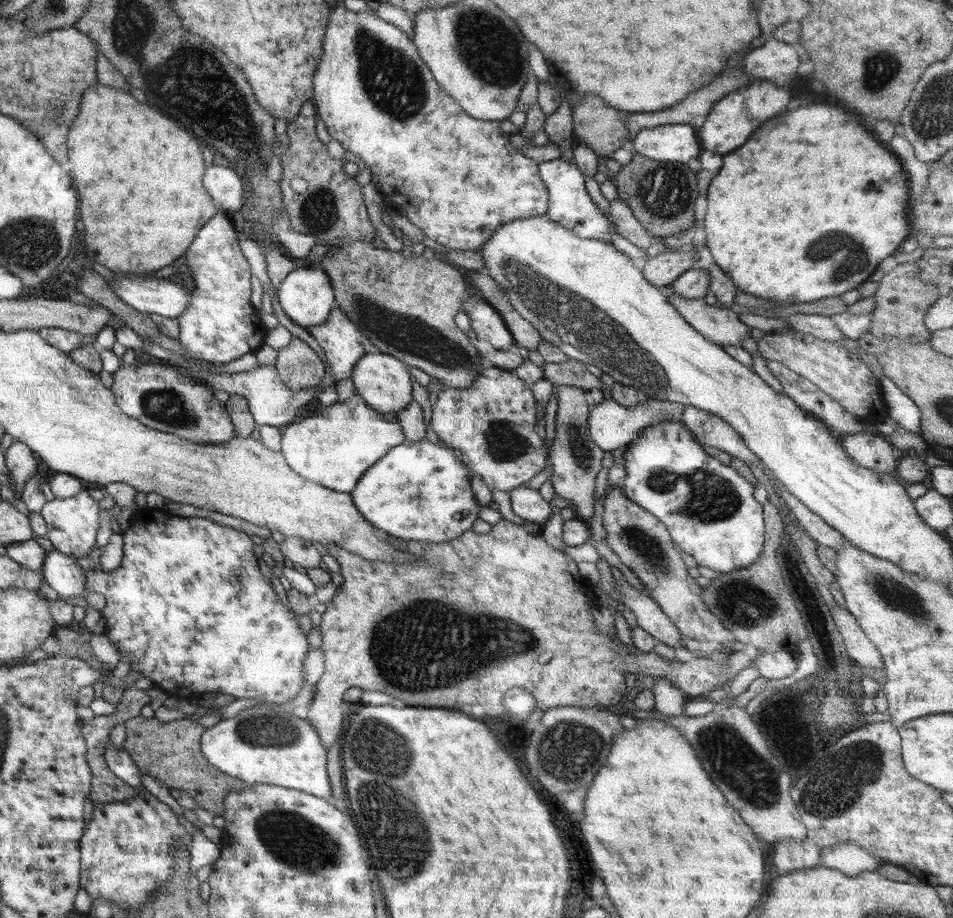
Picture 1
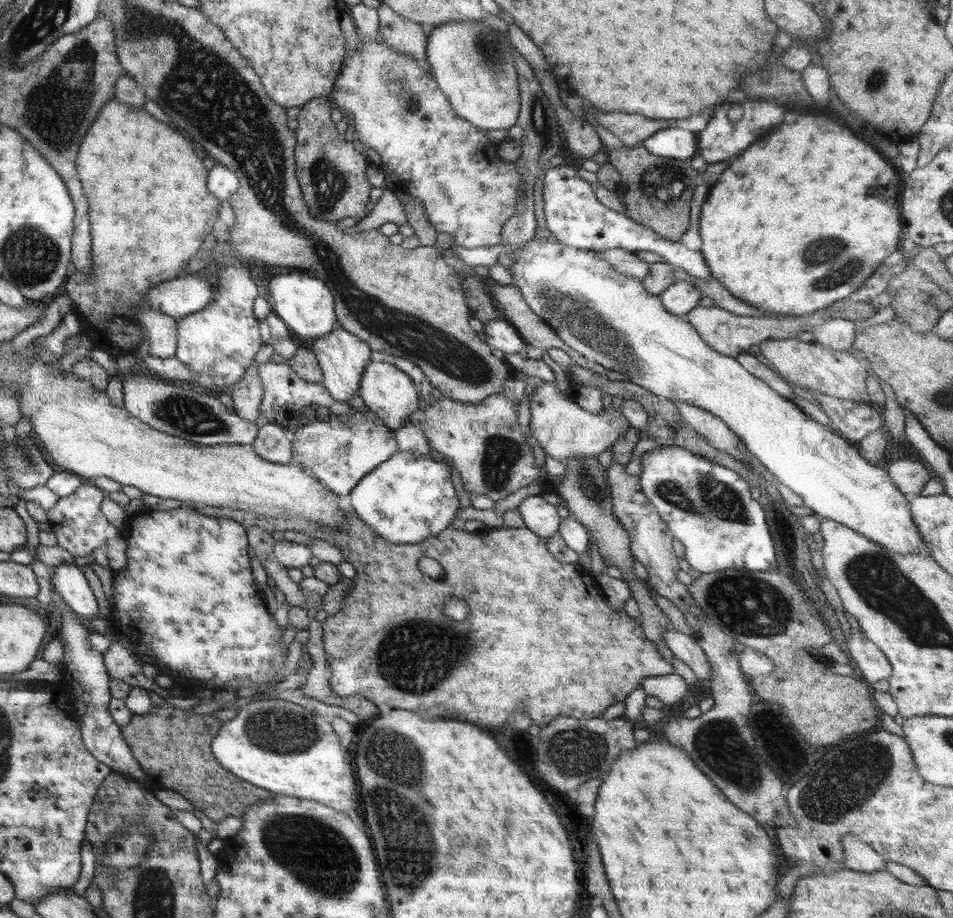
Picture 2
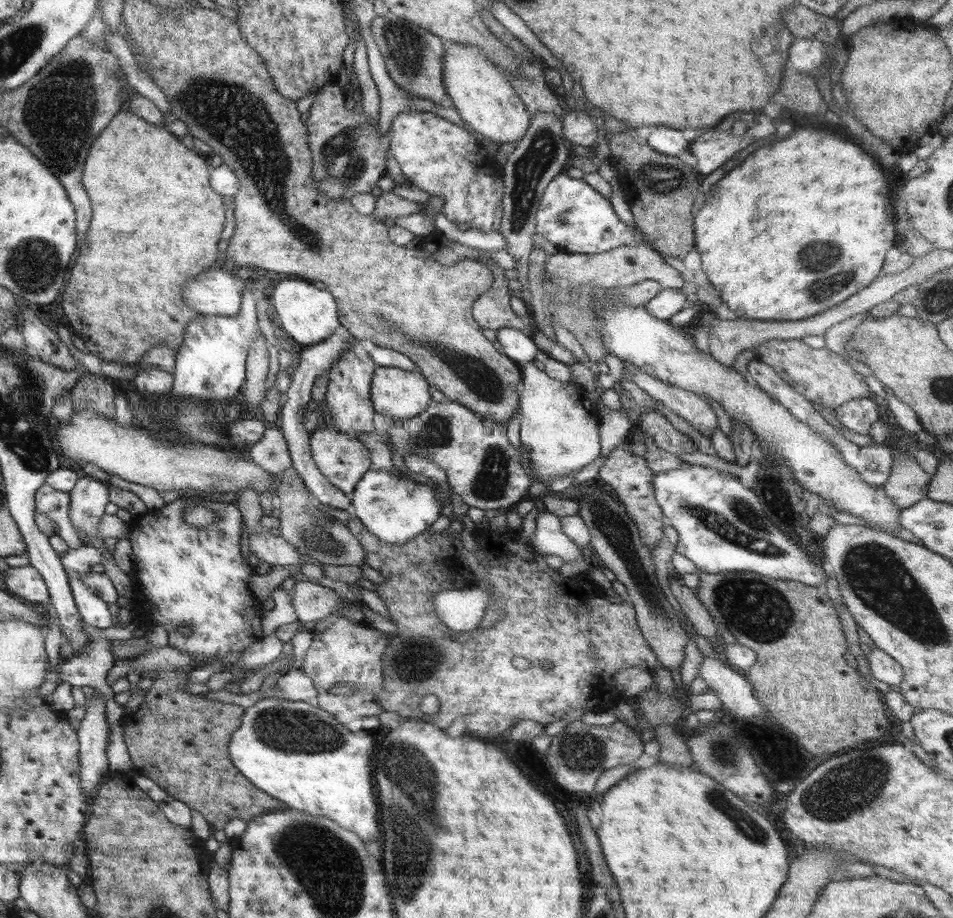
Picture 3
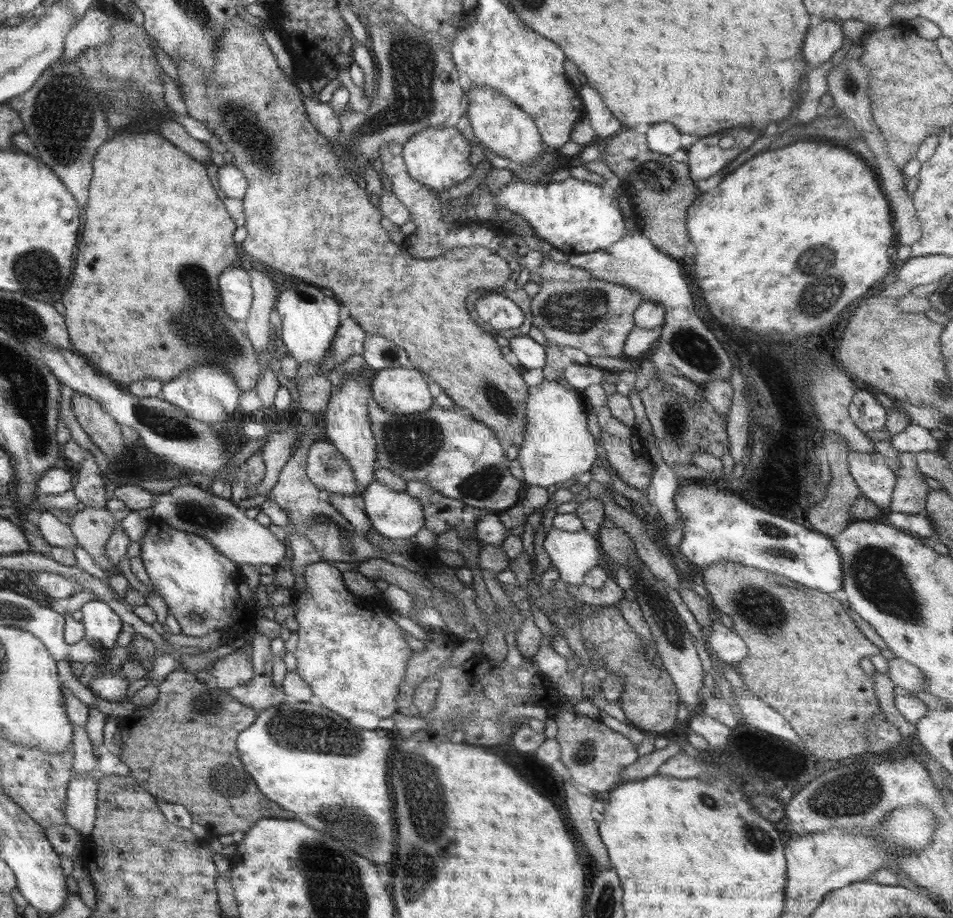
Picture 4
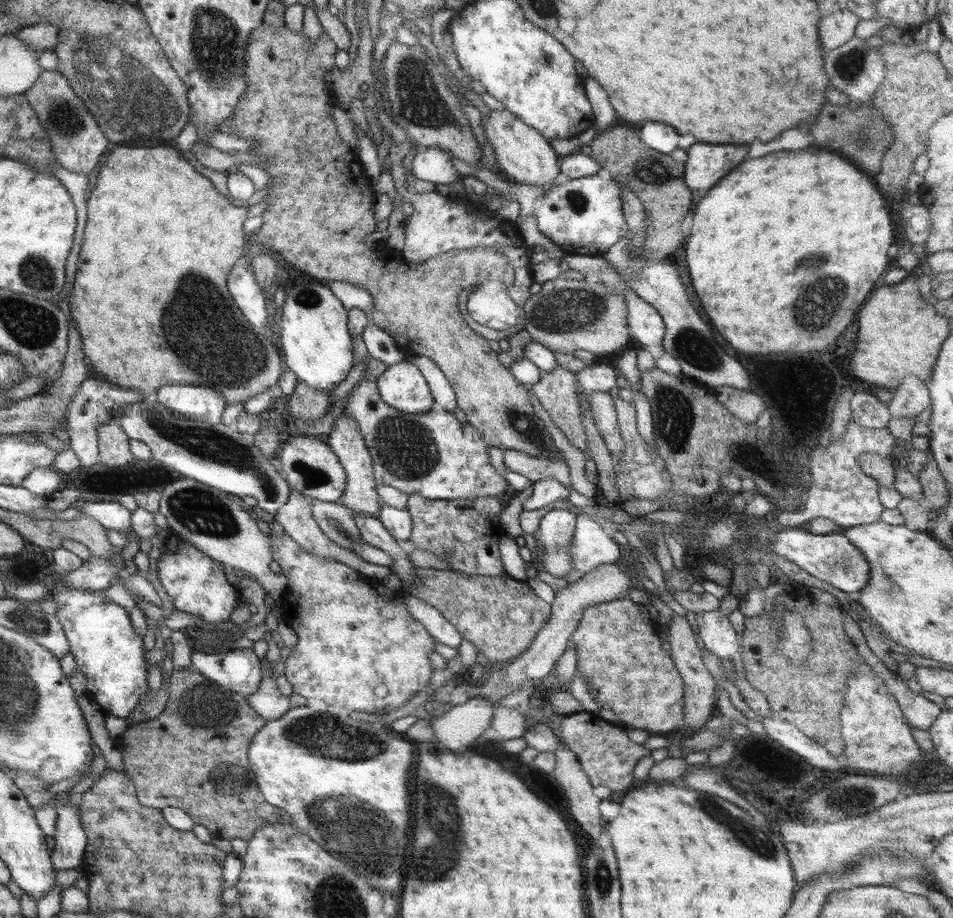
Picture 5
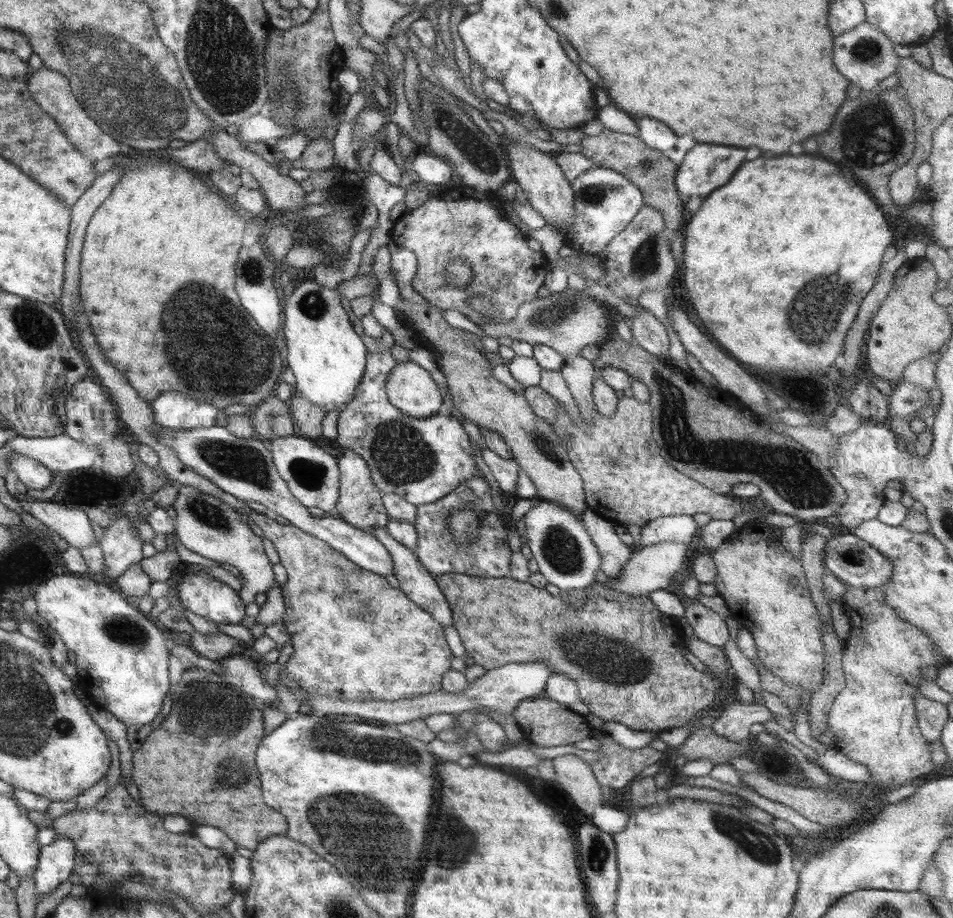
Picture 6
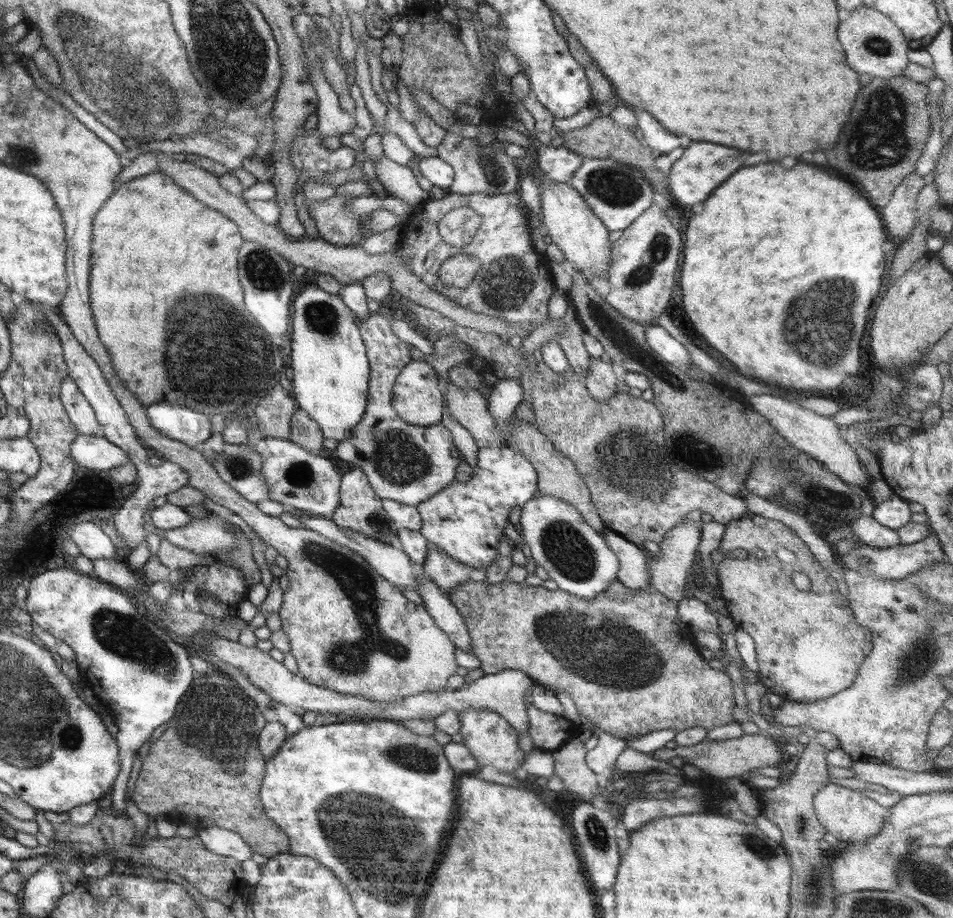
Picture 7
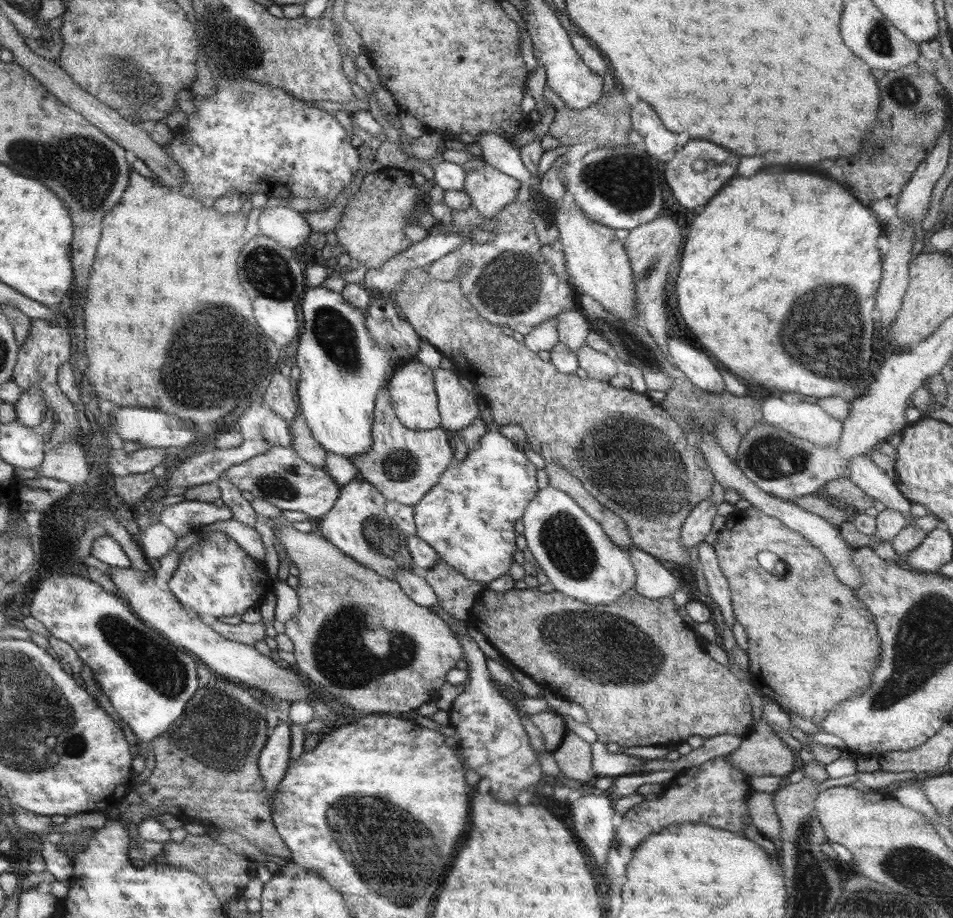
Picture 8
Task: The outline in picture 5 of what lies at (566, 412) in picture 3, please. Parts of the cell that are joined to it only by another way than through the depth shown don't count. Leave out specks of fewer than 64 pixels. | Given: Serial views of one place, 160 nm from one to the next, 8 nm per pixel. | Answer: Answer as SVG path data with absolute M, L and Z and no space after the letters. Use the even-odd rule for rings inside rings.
M508 449L503 454L503 462L510 470L521 474L532 482L552 478L564 486L571 486L569 467L563 456L552 455L540 458L519 450Z

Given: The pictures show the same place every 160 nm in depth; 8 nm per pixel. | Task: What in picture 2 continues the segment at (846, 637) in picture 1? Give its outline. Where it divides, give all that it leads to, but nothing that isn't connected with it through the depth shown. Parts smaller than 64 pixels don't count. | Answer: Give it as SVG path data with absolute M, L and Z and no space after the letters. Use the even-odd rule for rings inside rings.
M858 628L845 640L846 654L861 672L862 680L869 686L878 680L889 679L892 667L887 656L860 632Z

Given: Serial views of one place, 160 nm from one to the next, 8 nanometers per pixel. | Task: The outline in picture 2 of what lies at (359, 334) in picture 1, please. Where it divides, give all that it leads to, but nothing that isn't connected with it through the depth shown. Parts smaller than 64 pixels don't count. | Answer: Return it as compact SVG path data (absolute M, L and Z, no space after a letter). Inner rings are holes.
M338 325L330 334L315 339L312 348L318 365L323 370L321 385L337 401L348 403L348 400L352 399L356 391L359 390L364 367L371 362L372 349L370 345L360 340L360 337L355 333Z

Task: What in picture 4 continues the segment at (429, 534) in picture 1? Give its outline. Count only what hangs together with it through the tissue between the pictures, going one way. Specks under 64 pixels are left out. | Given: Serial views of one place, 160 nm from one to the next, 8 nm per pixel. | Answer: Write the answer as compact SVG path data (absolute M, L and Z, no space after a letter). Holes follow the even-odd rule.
M374 480L361 492L361 497L364 501L364 512L371 526L384 538L404 540L414 537L418 530L425 526L423 502L419 498L410 496L406 491L392 490L389 486Z

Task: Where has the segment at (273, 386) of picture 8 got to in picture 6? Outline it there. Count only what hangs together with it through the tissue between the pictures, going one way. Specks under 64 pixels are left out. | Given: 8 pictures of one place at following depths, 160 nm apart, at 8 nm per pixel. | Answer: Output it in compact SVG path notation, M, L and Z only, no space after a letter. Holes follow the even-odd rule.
M273 395L257 407L251 419L254 430L265 439L266 443L297 433L287 401L282 401Z

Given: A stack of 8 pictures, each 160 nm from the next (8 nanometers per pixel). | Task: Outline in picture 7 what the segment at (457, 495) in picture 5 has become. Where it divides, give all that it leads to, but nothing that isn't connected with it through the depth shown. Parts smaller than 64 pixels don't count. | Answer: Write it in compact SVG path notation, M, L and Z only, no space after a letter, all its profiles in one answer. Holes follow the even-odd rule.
M372 312L366 320L359 320L359 329L363 343L367 350L368 361L370 362L369 387L367 405L362 415L362 420L354 426L354 436L338 441L336 456L340 460L352 462L358 465L367 476L370 486L381 499L395 500L410 506L418 506L425 500L436 496L436 493L444 490L458 473L460 451L454 444L453 436L450 430L442 423L434 426L416 426L405 422L392 406L392 389L394 381L402 368L410 364L410 349L408 344L398 339L391 329L391 320L384 314Z

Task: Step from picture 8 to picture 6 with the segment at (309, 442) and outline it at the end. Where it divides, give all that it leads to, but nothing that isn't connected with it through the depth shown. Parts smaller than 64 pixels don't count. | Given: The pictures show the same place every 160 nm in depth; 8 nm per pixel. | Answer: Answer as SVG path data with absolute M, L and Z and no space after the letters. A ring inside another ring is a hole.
M293 391L287 402L298 434L312 440L323 434L322 423L327 413L325 408L314 404L296 391Z

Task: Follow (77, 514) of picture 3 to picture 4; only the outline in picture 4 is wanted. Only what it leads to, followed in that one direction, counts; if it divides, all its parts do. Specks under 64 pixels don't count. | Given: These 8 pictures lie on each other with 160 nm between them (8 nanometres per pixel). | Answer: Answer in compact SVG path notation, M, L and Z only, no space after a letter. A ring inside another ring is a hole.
M85 450L85 459L74 468L78 478L73 489L75 497L84 504L85 508L106 507L106 490L93 454Z

